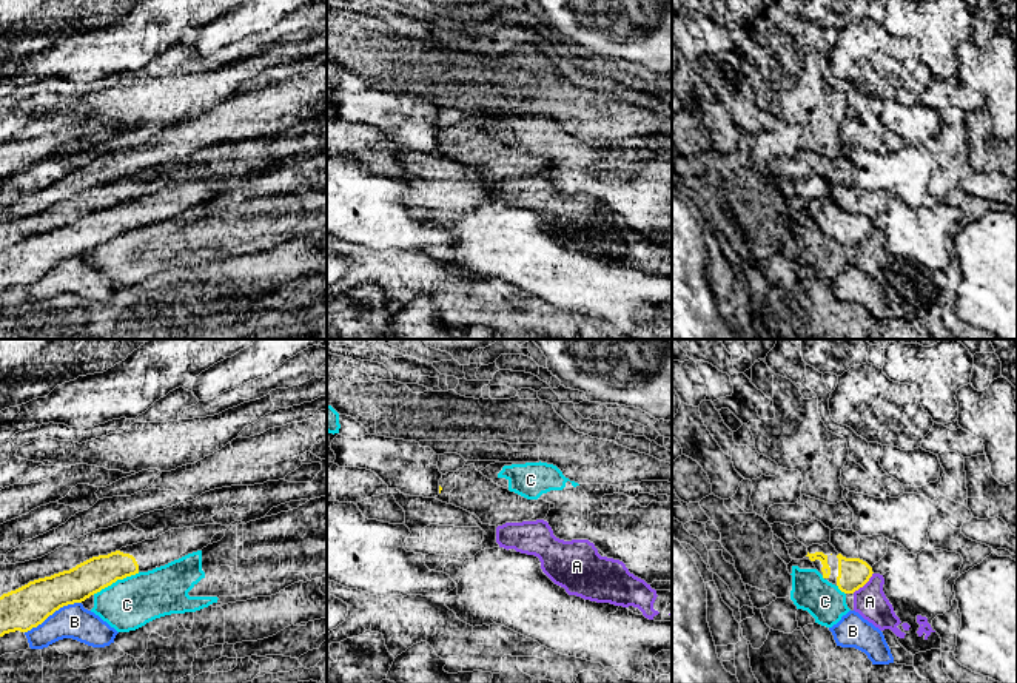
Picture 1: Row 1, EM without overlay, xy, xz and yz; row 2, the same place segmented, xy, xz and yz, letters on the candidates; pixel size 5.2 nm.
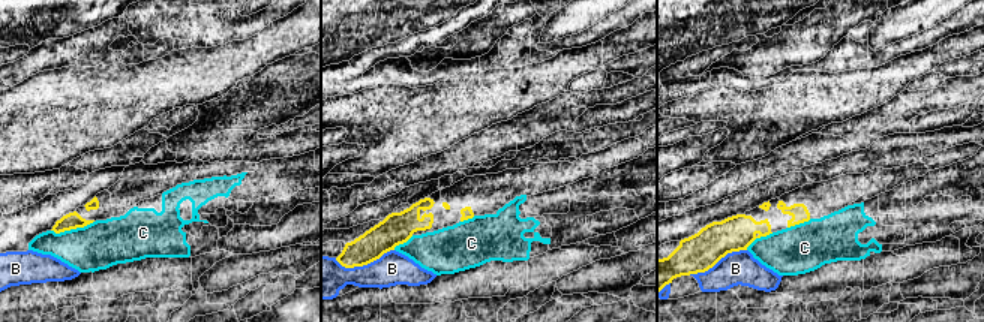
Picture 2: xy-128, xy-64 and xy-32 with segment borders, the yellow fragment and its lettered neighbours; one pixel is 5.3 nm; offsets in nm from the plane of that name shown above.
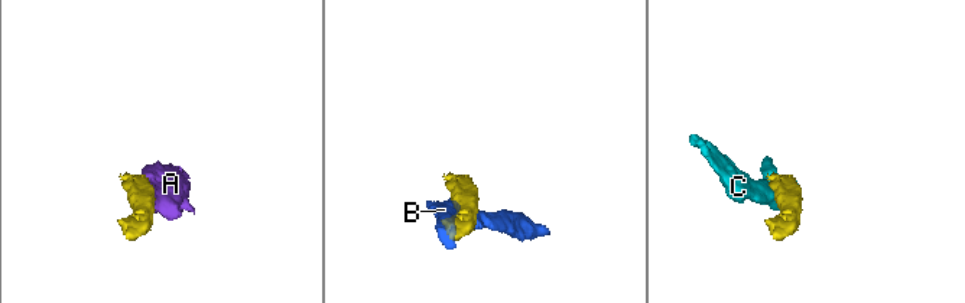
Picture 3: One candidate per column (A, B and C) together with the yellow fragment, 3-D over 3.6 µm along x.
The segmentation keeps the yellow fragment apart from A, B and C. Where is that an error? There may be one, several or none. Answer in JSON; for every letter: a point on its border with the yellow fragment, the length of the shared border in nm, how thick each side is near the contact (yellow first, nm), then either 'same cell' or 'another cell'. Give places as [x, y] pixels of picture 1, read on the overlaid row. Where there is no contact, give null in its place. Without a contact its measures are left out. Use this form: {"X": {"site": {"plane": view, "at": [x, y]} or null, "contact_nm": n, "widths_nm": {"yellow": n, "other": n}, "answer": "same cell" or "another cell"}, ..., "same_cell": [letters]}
{"A": {"site": {"plane": "yz", "at": [863, 585]}, "contact_nm": 160, "widths_nm": {"yellow": 160, "other": 170}, "answer": "another cell"}, "B": {"site": {"plane": "xy", "at": [53, 612]}, "contact_nm": 340, "widths_nm": {"yellow": 220, "other": 180}, "answer": "another cell"}, "C": {"site": {"plane": "xy", "at": [116, 580]}, "contact_nm": 280, "widths_nm": {"yellow": 180, "other": 280}, "answer": "another cell"}, "same_cell": []}

